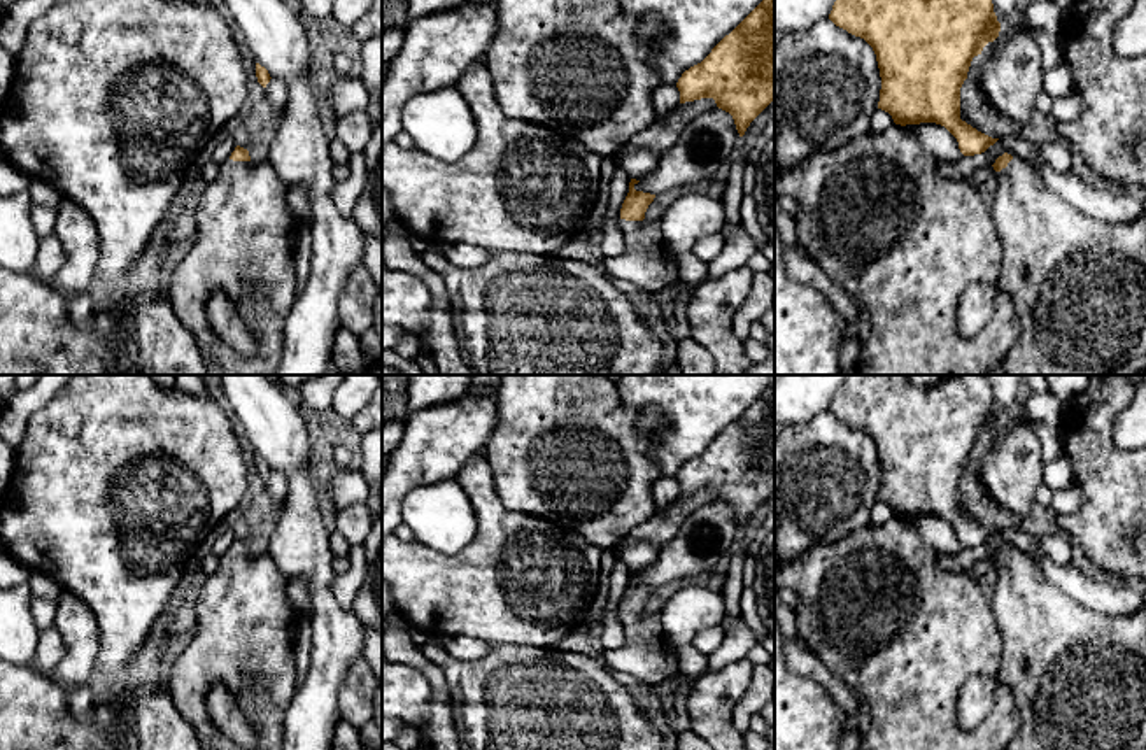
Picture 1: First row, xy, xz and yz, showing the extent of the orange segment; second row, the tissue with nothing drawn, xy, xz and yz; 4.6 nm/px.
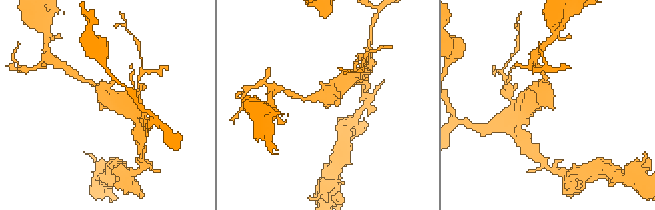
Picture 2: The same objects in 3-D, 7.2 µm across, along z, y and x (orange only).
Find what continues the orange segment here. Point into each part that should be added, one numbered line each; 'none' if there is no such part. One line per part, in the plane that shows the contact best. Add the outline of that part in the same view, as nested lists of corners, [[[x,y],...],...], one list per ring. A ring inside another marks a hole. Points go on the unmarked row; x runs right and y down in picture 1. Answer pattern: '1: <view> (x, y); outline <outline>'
1: xz (642, 629); outline [[[620,612],[620,622],[624,627],[626,641],[634,645],[662,645],[668,643],[661,613],[654,612],[650,615],[643,613],[626,613]]]

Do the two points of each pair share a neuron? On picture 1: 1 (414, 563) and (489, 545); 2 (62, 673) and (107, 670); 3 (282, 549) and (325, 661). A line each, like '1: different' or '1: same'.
1: same
2: different
3: same

